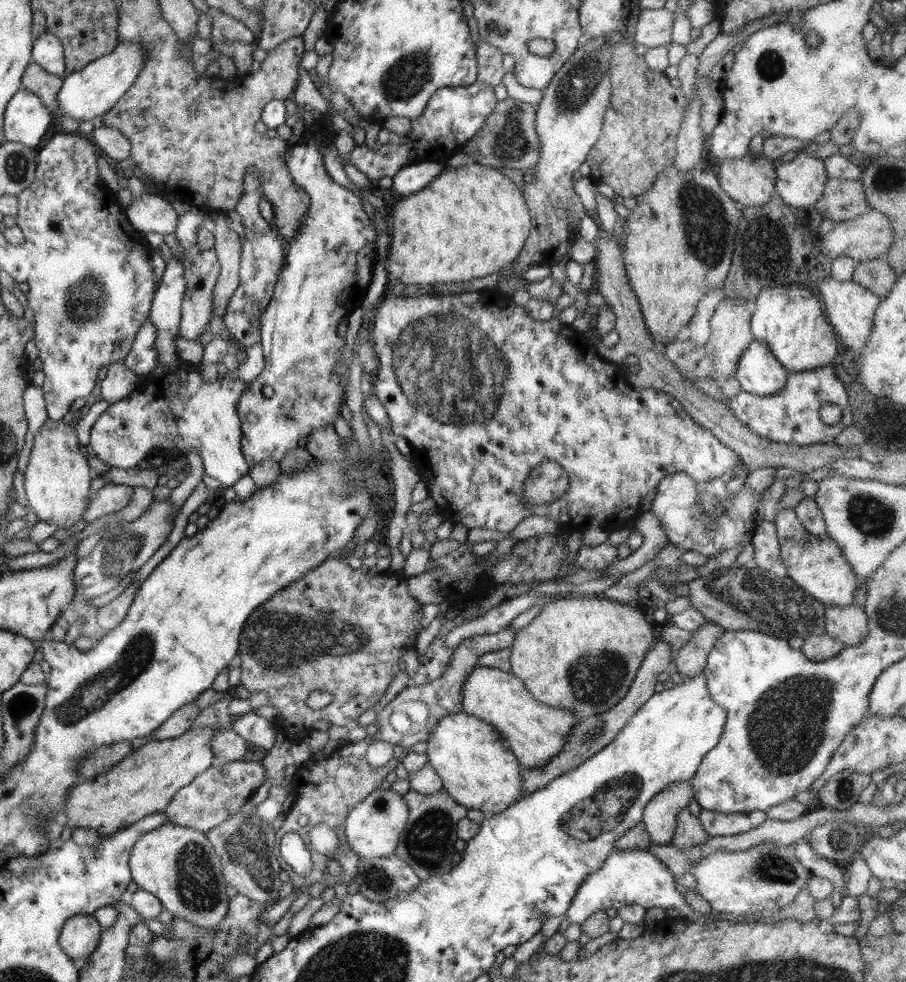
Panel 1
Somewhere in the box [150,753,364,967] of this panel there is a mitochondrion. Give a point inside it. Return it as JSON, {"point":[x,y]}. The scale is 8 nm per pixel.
{"point":[198,885]}

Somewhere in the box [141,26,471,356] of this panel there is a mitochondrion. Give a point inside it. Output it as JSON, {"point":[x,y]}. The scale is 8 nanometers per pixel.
{"point":[409,75]}

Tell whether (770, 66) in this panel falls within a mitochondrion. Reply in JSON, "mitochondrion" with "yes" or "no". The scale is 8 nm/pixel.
{"mitochondrion":"yes"}

